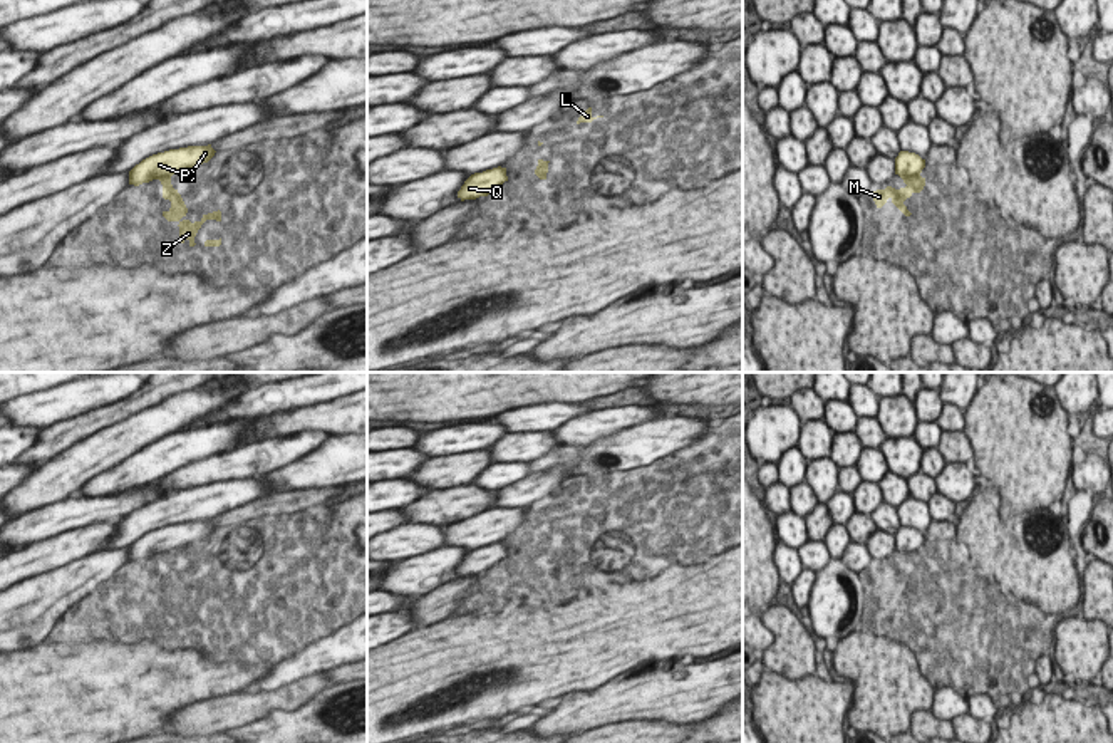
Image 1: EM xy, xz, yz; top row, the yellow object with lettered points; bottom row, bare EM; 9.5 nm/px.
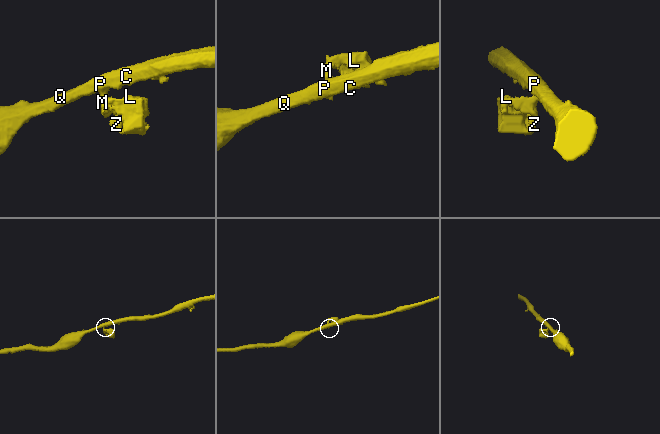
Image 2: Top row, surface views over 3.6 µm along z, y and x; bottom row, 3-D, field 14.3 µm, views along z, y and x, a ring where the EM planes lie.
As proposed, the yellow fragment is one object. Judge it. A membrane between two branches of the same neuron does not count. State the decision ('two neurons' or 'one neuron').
two neurons

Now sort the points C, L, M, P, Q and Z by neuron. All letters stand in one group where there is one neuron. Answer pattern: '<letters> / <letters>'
C P Q / L M Z

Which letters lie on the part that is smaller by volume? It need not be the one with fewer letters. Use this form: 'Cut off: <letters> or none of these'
Cut off: L, M, Z

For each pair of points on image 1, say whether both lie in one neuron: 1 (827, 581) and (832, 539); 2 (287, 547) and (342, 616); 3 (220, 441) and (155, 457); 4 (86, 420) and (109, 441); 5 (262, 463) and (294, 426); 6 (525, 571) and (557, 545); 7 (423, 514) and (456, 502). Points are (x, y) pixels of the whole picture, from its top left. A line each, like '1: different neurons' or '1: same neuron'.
1: different neurons
2: same neuron
3: same neuron
4: different neurons
5: different neurons
6: same neuron
7: same neuron

